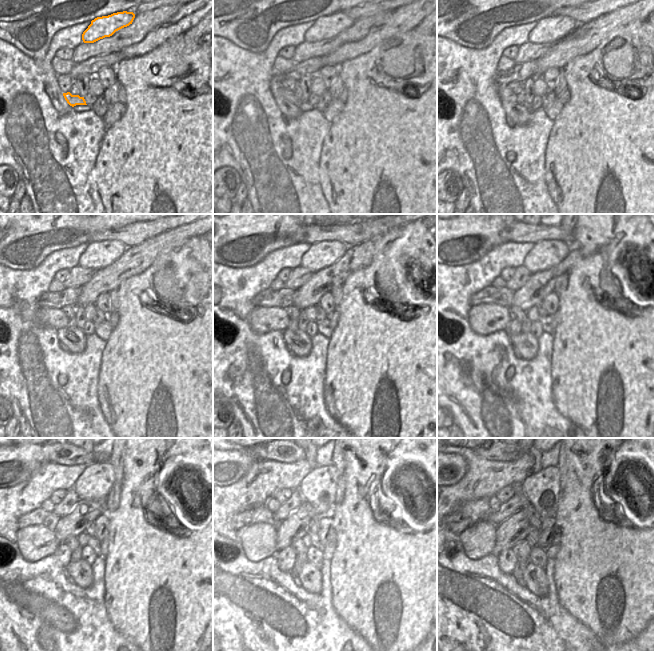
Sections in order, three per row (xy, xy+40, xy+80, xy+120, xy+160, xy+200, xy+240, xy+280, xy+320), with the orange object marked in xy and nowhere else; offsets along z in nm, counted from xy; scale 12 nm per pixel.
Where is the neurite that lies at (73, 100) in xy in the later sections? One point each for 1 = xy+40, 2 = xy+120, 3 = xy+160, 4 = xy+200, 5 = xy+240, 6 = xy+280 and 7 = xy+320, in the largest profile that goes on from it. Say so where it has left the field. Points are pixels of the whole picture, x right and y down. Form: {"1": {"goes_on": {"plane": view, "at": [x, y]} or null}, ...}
{"1": {"goes_on": {"plane": "xy+40", "at": [289, 95]}}, "2": {"goes_on": {"plane": "xy+120", "at": [44, 317]}}, "3": {"goes_on": {"plane": "xy+160", "at": [262, 320]}}, "4": {"goes_on": {"plane": "xy+200", "at": [484, 319]}}, "5": {"goes_on": {"plane": "xy+240", "at": [35, 542]}}, "6": {"goes_on": {"plane": "xy+280", "at": [258, 540]}}, "7": {"goes_on": {"plane": "xy+320", "at": [478, 540]}}}

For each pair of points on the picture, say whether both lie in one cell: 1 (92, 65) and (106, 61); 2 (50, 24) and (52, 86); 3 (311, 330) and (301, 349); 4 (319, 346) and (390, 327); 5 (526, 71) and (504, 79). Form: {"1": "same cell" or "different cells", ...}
{"1": "same cell", "2": "same cell", "3": "different cells", "4": "different cells", "5": "same cell"}

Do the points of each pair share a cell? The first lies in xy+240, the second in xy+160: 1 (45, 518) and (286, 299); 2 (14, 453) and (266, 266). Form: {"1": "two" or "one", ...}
{"1": "one", "2": "two"}

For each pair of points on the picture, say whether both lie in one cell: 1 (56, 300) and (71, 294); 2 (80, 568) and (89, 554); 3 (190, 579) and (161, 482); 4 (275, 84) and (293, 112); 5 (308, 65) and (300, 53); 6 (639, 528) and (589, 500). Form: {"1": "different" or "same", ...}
{"1": "same", "2": "different", "3": "same", "4": "same", "5": "different", "6": "same"}

